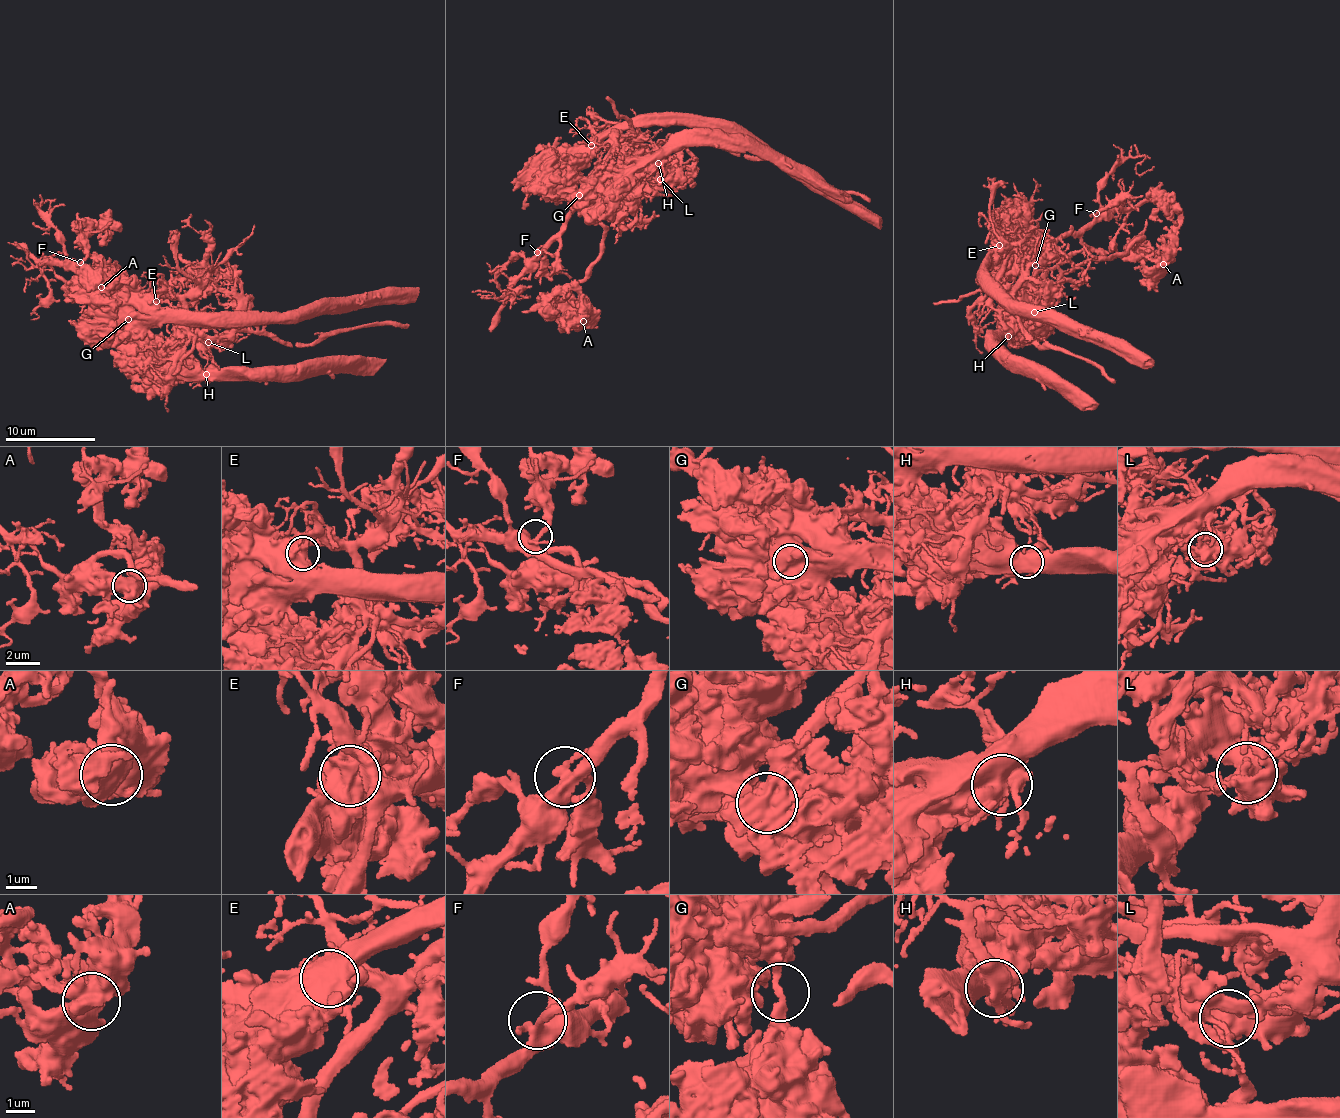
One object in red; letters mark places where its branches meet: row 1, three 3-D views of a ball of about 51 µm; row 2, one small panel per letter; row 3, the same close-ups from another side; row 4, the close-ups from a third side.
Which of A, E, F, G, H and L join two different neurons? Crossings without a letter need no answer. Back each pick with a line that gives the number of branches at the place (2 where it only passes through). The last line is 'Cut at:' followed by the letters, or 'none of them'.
E: branches 1
G: branches 2
H: branches 2
L: branches 4
Cut at: E, G, H, L

